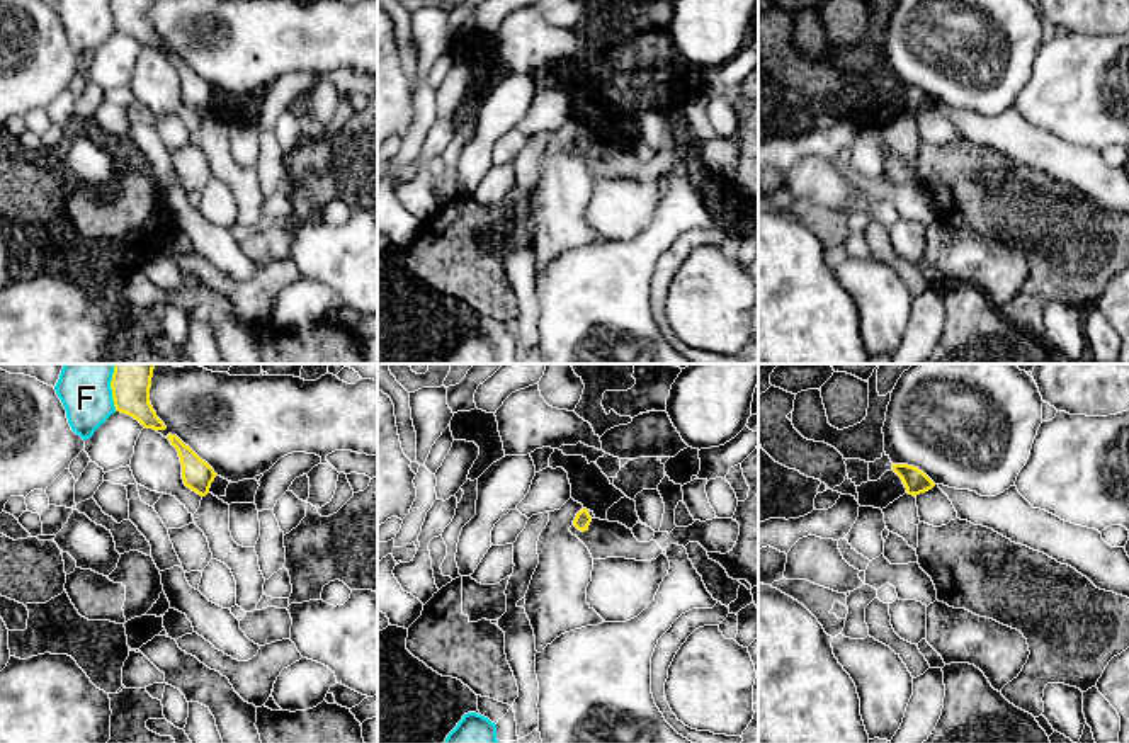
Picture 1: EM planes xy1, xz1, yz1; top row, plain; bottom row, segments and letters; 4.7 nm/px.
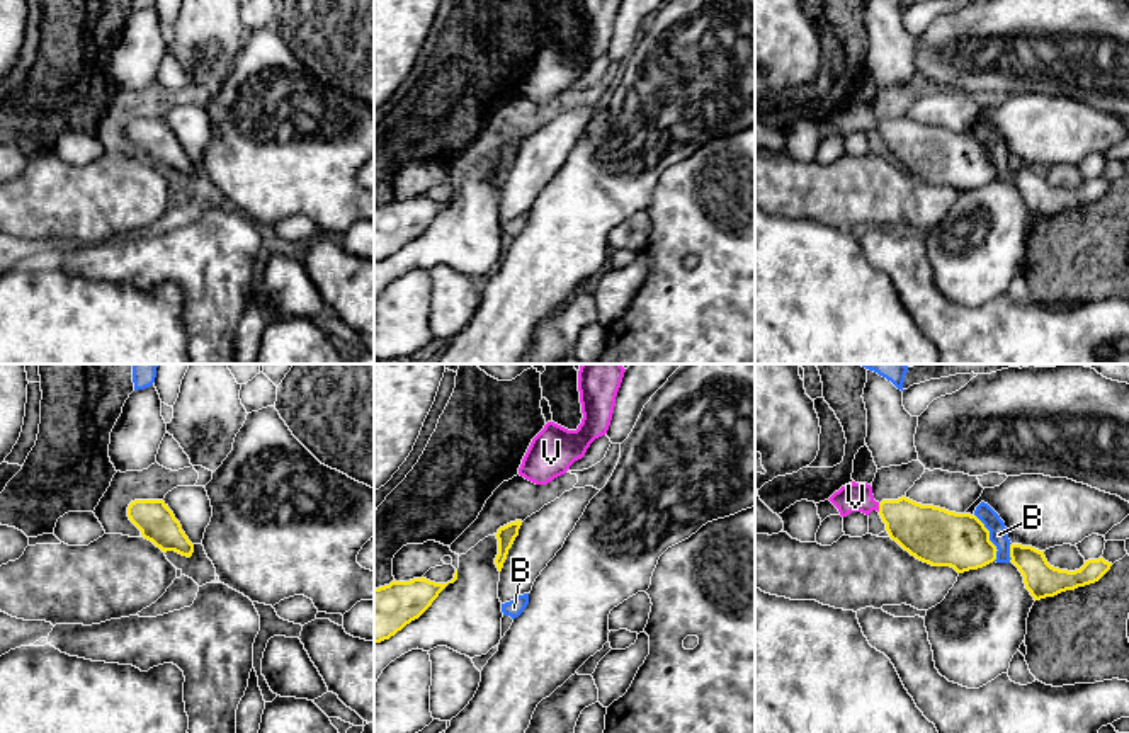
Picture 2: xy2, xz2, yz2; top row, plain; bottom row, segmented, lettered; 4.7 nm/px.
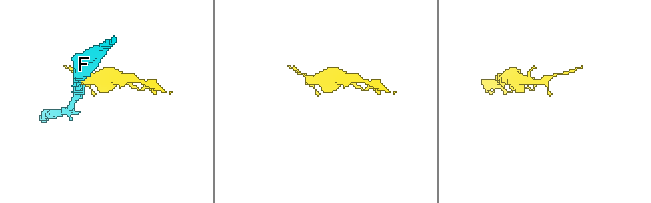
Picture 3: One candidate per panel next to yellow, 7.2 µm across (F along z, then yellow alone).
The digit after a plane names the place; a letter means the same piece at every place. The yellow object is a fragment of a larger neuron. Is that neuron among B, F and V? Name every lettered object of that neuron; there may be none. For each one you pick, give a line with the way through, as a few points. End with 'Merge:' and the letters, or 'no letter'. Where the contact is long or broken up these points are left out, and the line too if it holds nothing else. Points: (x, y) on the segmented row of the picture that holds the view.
Merge: V

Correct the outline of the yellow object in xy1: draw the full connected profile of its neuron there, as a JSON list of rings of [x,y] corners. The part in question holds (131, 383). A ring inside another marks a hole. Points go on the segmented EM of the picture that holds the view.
[[[114,364],[111,381],[116,411],[138,420],[145,428],[165,430],[150,403],[150,388],[155,364]]]

